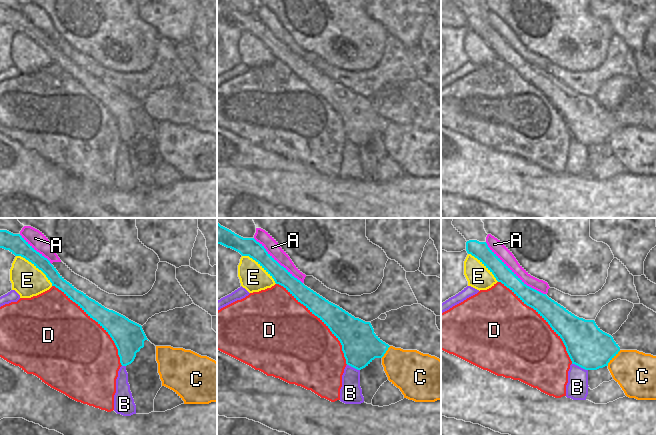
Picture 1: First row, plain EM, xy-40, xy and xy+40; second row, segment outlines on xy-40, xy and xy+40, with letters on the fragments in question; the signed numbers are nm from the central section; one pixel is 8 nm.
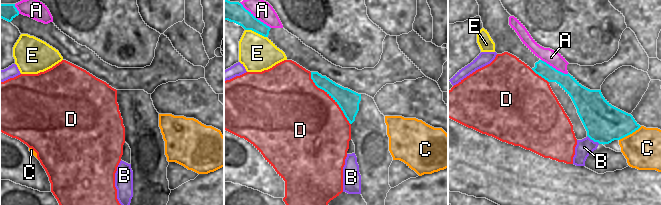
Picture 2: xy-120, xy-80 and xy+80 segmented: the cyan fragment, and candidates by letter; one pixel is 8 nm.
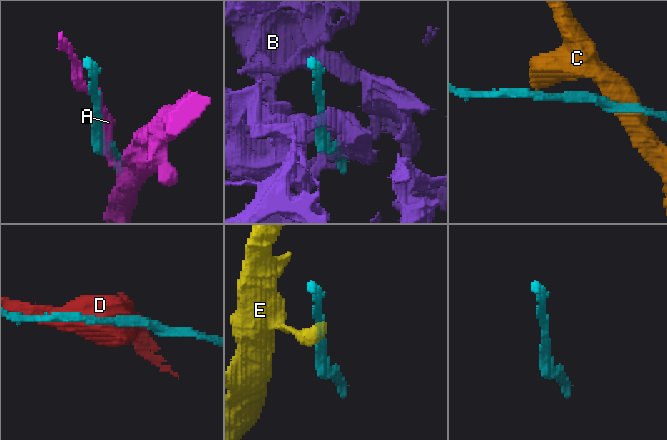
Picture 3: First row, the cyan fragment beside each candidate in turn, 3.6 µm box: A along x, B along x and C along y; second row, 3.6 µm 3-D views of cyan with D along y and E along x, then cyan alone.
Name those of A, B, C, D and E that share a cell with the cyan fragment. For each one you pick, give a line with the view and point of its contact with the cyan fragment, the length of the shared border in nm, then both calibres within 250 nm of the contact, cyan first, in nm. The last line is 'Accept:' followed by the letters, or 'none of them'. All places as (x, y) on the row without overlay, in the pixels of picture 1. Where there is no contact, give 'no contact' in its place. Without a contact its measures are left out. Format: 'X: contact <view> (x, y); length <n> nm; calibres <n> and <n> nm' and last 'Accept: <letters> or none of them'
Accept: none of them

